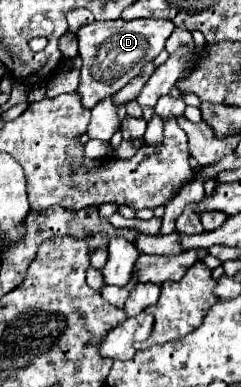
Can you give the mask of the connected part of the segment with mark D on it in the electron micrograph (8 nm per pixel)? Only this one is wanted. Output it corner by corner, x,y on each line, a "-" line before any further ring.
109,20
109,22
91,22
77,30
79,54
83,58
79,94
85,108
93,108
99,100
109,94
119,92
135,74
141,72
145,62
155,60
155,56
165,48
165,40
175,30
173,22
165,20

